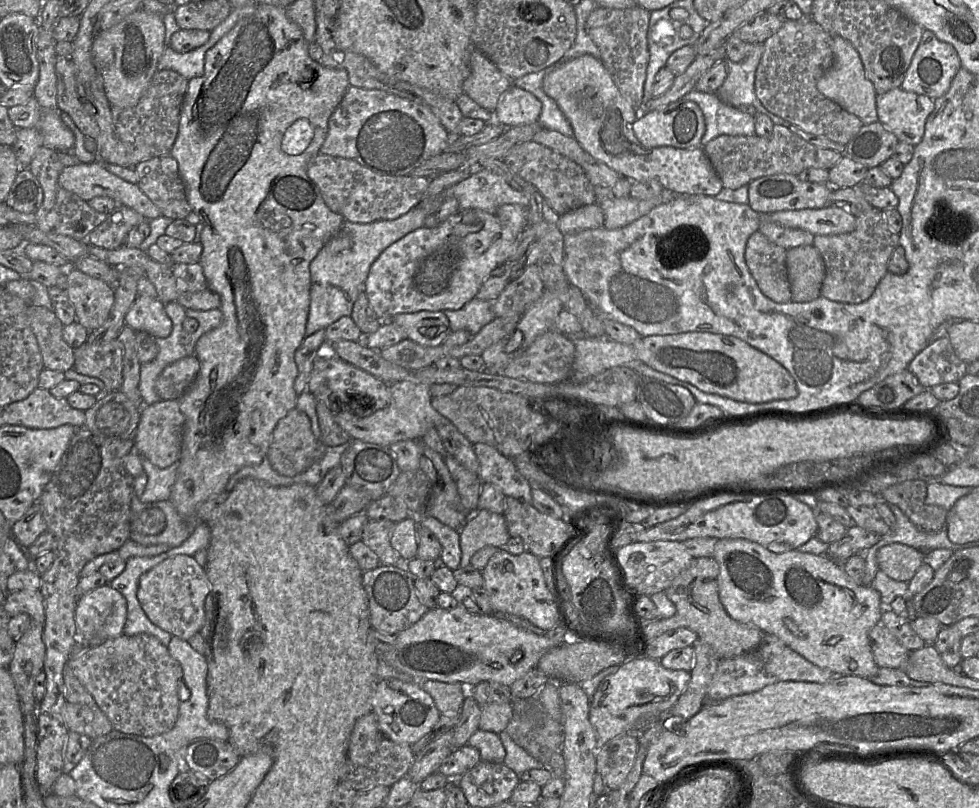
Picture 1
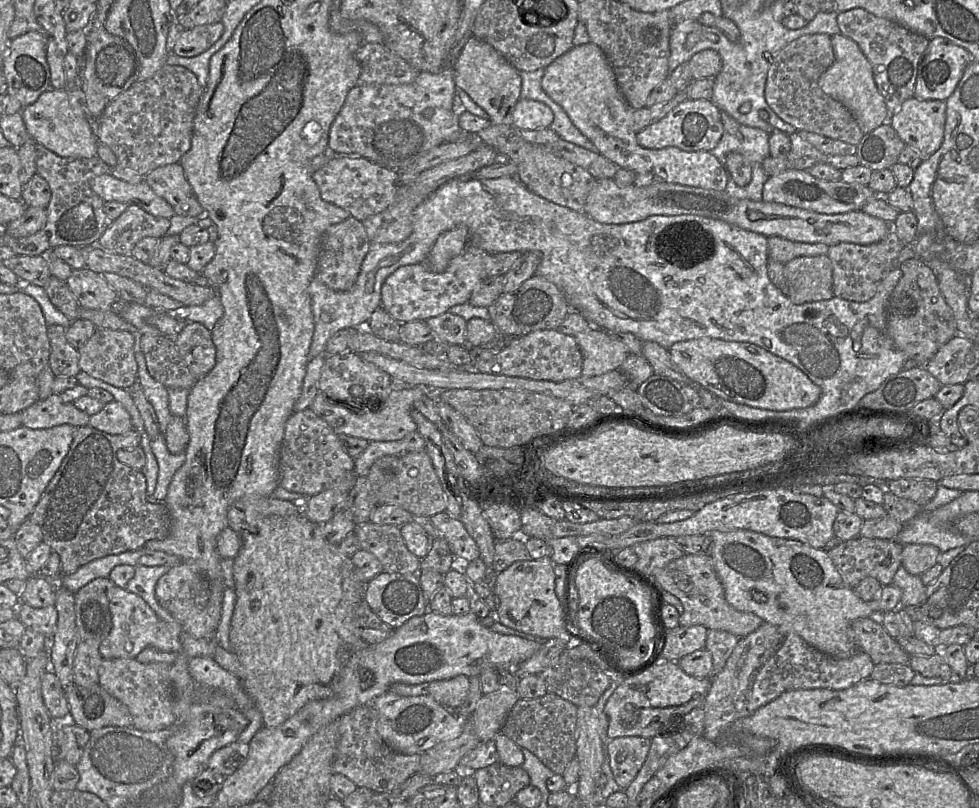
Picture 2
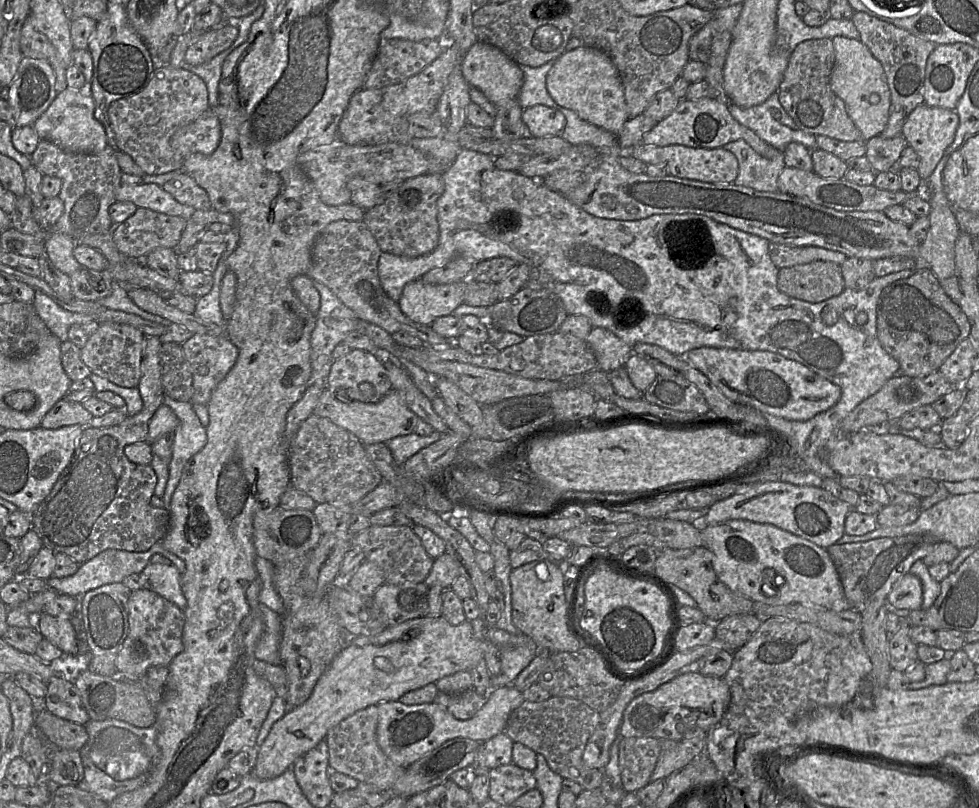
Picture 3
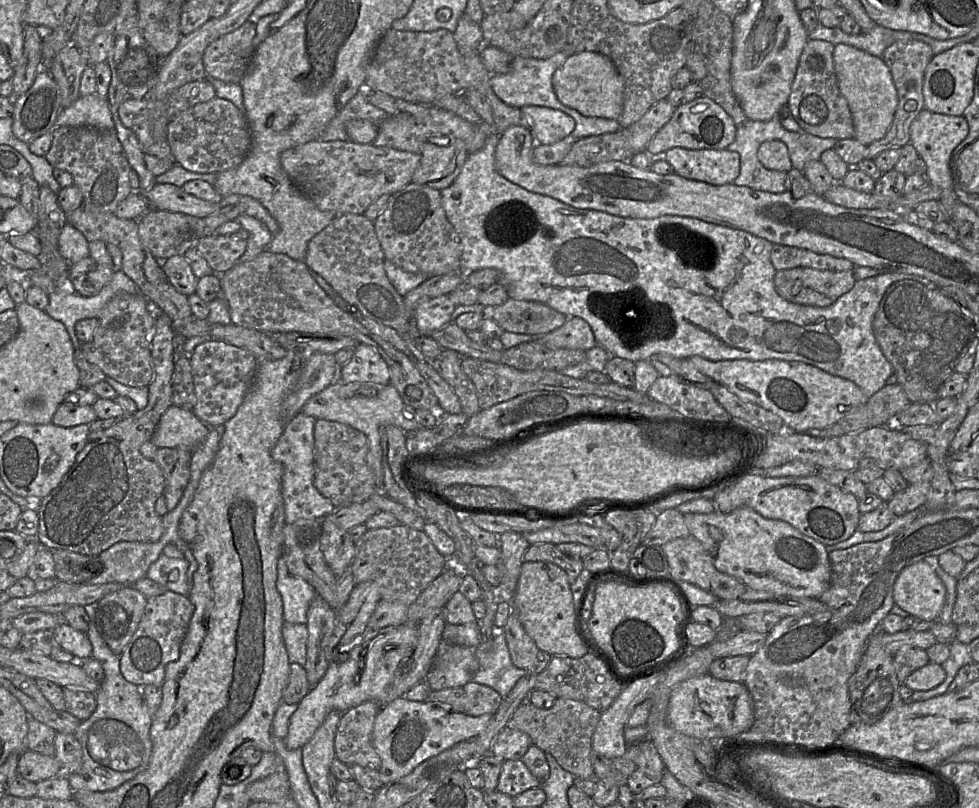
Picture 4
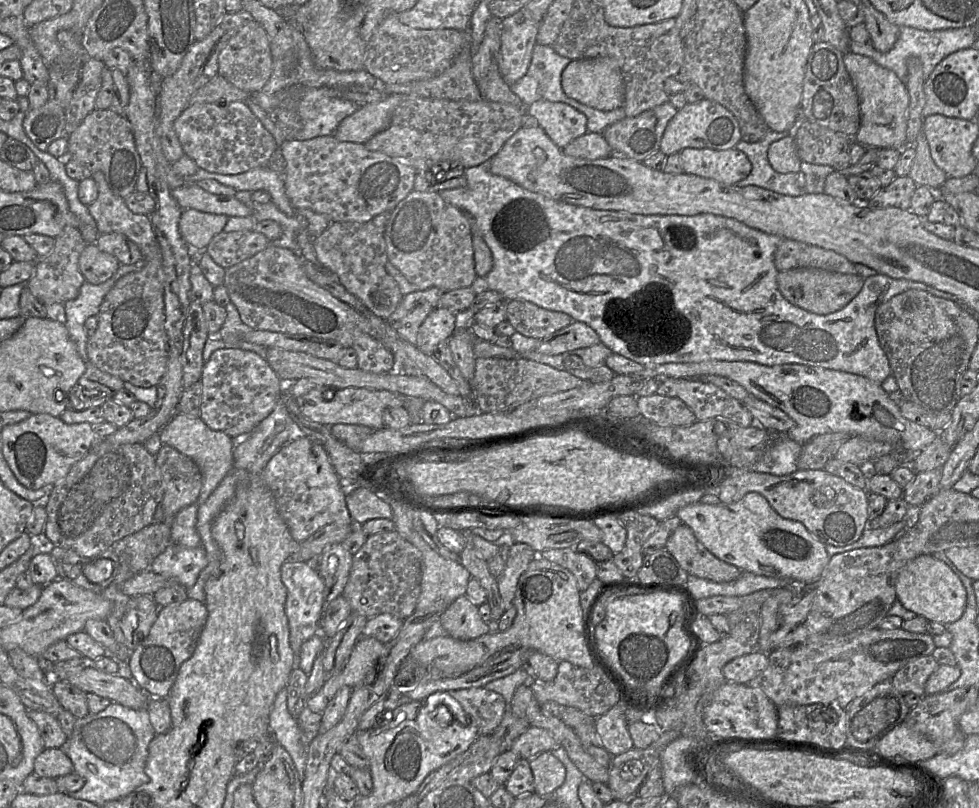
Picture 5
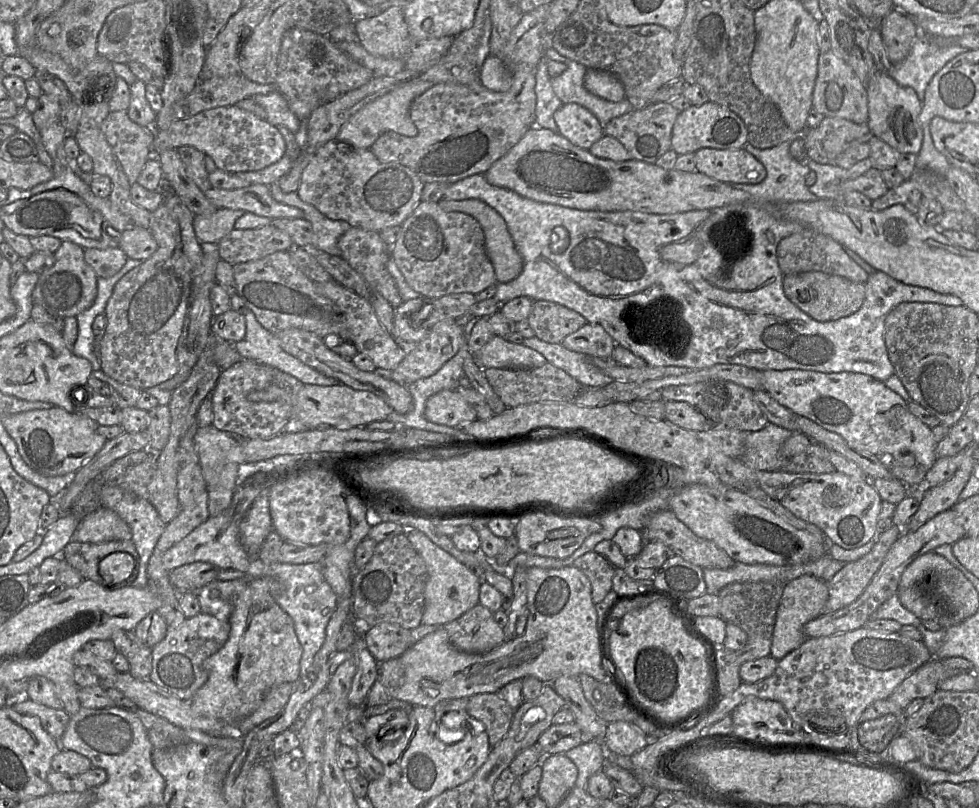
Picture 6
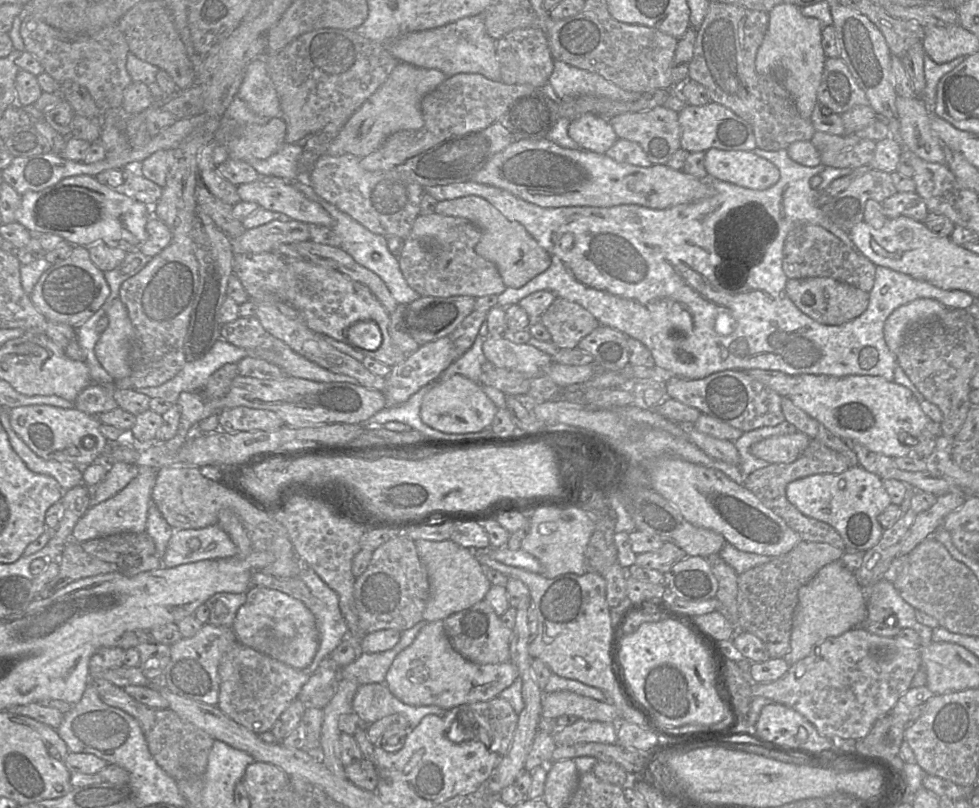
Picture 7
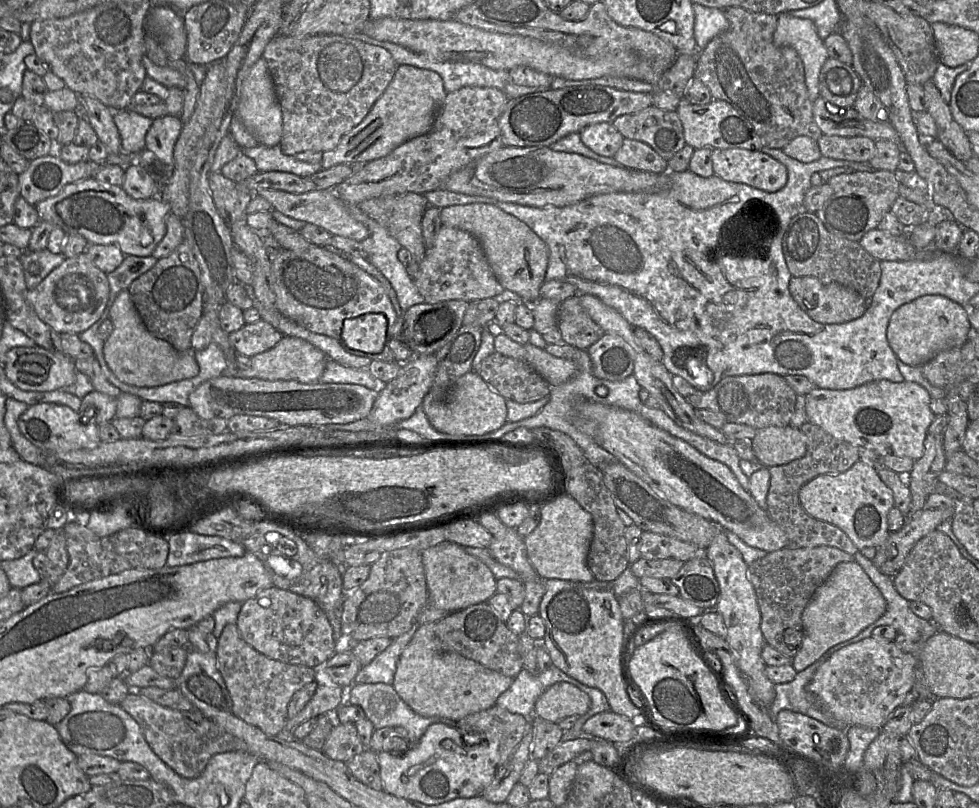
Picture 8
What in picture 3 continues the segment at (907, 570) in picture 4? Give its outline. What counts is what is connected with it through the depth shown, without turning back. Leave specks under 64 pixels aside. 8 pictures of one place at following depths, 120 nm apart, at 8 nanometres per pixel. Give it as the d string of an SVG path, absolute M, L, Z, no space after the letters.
M906 573L892 586L886 602L890 609L919 610L922 608L923 589L920 579Z

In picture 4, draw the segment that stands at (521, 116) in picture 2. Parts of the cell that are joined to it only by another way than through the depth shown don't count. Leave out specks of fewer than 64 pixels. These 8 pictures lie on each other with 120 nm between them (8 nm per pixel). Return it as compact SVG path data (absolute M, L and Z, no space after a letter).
M528 105L520 110L531 121L531 130L537 144L554 144L569 136L575 128L575 120L558 109Z

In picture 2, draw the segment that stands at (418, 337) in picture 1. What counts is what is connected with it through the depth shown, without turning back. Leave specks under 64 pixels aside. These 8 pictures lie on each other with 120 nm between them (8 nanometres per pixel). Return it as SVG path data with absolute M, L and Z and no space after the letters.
M446 312L425 321L432 333L432 340L450 345L472 348L466 338L467 321L462 317Z

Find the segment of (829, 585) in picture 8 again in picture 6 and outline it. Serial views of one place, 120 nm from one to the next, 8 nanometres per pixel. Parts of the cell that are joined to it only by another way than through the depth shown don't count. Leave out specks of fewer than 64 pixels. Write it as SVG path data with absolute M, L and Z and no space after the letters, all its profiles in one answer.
M811 575L800 576L785 585L776 612L771 657L780 660L804 643L807 639L803 631L805 624L824 614L824 607L828 598L828 583Z

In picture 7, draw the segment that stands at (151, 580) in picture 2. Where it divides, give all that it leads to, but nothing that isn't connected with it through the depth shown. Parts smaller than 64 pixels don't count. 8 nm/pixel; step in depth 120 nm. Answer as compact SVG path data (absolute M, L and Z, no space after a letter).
M217 524L176 530L167 543L161 566L174 568L203 560L229 558L237 553L230 537Z

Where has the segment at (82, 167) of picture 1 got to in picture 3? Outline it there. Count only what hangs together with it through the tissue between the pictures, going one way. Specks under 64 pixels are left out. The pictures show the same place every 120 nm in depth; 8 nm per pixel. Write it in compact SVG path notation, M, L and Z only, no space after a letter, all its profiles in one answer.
M121 183L115 193L117 201L130 201L137 207L148 208L170 216L189 220L196 209L178 202L169 192L156 183Z

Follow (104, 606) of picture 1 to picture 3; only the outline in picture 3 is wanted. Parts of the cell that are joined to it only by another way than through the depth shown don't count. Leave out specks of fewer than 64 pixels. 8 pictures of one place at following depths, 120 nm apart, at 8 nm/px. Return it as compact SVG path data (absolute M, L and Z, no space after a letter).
M146 589L131 591L128 599L128 622L129 633L115 660L118 675L116 677L127 681L136 681L138 678L146 676L150 667L168 667L173 658L183 650L184 610L157 593Z

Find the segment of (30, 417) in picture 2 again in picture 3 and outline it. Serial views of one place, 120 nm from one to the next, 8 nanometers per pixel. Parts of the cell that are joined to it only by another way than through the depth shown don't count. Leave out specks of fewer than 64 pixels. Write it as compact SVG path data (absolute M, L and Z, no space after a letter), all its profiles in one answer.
M63 398L59 400L45 415L40 427L58 429L69 425L89 426L94 416L81 403Z

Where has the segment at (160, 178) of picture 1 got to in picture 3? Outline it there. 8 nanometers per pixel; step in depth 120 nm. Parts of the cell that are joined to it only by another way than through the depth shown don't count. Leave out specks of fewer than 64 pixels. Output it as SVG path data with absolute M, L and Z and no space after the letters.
M179 170L179 173L165 182L162 187L178 202L192 206L196 210L208 210L212 208L206 190L199 186L197 182L184 171Z

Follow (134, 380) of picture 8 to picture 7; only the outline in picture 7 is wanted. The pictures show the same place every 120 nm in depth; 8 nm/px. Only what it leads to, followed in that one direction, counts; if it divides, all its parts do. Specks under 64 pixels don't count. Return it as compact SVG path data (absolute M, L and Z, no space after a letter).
M117 297L106 312L108 327L100 334L95 354L103 368L114 380L129 376L129 353L133 326L127 308Z

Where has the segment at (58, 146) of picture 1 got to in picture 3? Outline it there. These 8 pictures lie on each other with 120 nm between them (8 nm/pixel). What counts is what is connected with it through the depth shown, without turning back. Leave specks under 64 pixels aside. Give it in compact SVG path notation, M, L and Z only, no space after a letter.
M67 87L58 92L53 102L32 127L41 140L48 140L67 152L98 153L105 149L109 141L103 124L94 116L94 110L94 99L86 90Z

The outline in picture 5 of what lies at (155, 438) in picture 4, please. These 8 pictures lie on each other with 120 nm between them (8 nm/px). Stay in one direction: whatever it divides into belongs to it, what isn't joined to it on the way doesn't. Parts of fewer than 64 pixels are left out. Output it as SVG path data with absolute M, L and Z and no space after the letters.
M179 412L175 413L159 431L163 445L169 445L191 458L199 467L202 475L202 487L196 504L207 500L221 481L234 467L235 439L222 431L209 428L200 417L192 417Z

